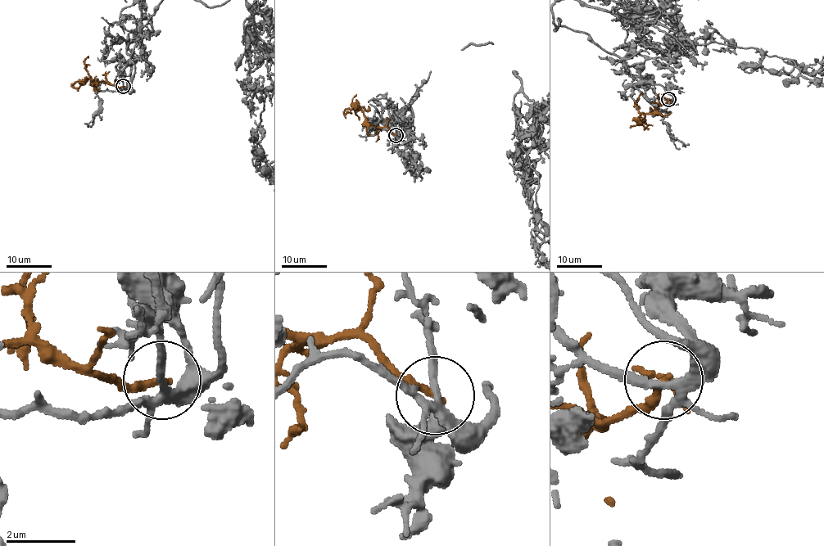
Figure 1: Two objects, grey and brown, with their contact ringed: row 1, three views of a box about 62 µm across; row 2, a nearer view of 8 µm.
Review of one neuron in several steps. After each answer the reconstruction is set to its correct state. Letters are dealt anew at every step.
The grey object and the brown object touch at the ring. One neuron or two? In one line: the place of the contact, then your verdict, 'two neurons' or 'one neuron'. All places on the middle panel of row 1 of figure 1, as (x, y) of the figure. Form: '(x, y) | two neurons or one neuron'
(396, 135) | two neurons

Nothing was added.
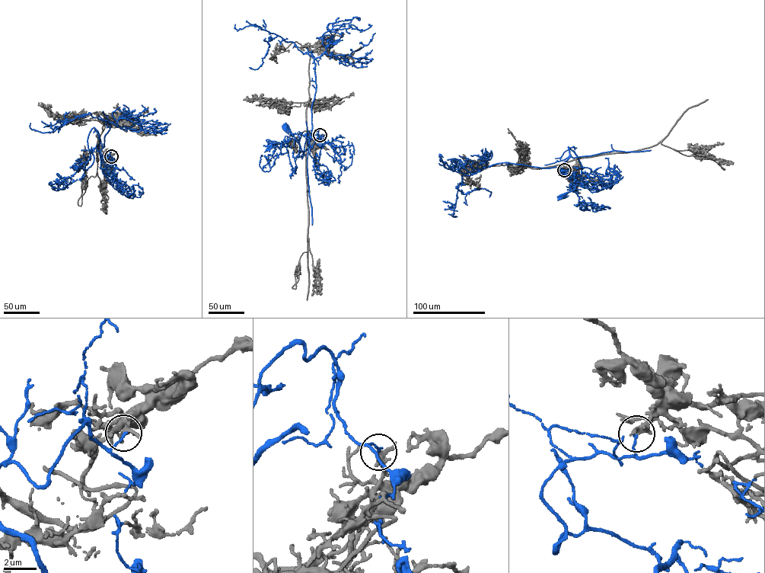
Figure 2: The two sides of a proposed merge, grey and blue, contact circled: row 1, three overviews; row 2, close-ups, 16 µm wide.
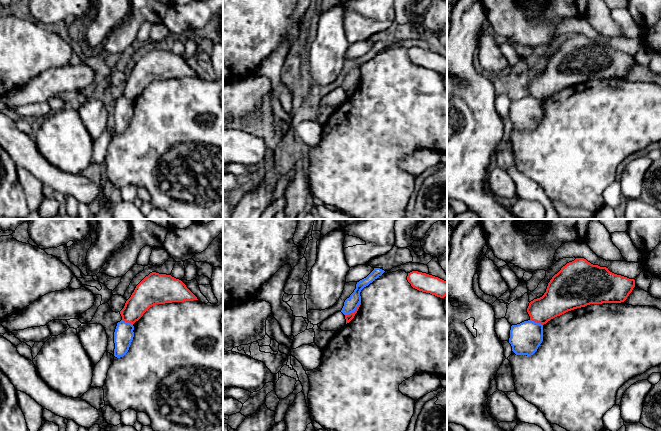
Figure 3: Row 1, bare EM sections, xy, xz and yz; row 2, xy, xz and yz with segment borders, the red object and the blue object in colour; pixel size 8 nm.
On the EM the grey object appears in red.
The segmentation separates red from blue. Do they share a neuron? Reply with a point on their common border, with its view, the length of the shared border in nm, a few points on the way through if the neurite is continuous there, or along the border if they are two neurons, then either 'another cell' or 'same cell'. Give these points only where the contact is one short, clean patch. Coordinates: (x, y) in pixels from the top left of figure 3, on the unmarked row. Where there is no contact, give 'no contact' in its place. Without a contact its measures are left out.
xz (355, 86) | 170 nm | along xz (360, 77), (353, 87), (345, 91) | another cell

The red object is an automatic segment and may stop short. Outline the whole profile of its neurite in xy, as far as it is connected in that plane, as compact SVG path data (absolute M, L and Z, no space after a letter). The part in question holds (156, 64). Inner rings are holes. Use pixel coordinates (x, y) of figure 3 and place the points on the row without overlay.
M152 48L136 62L120 90L123 97L134 100L156 80L193 76L198 75L181 56Z

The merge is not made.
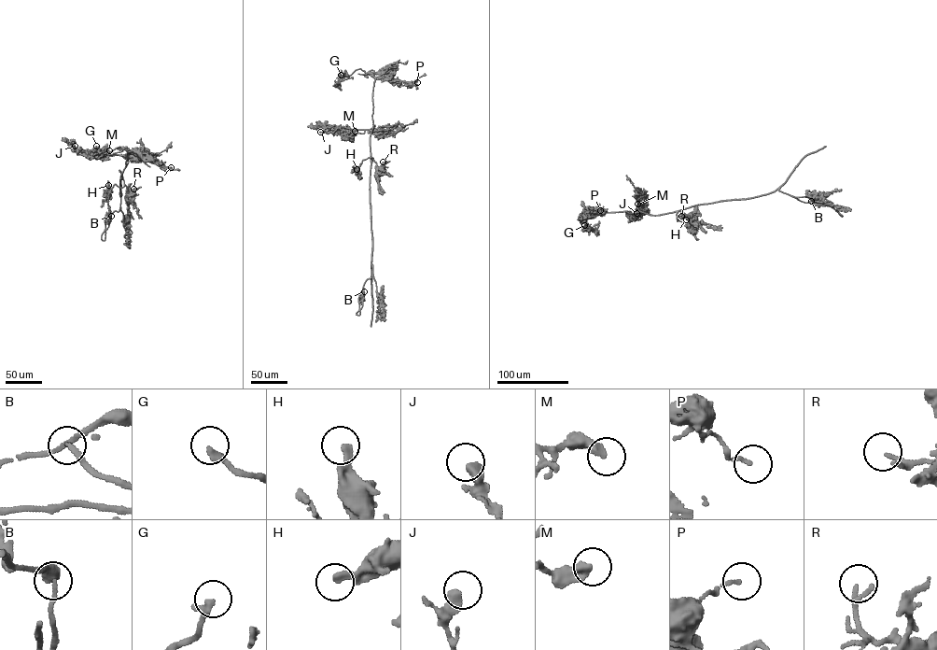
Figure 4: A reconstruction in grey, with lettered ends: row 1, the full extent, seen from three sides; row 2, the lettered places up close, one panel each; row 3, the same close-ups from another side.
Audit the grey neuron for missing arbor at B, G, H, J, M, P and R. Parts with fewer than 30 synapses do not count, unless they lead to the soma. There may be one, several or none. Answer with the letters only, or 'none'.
B, G, M

